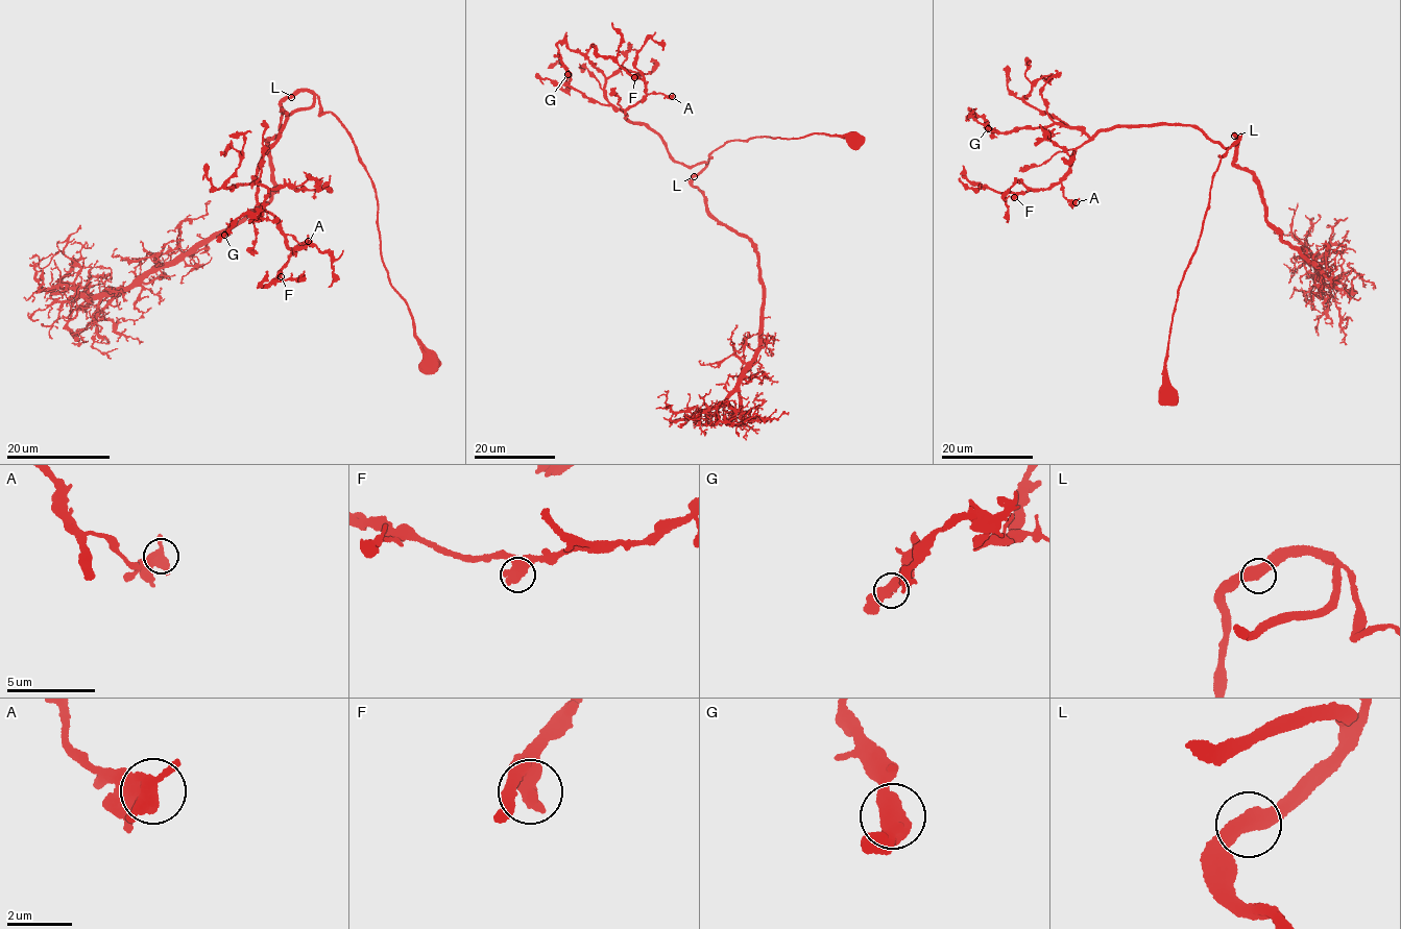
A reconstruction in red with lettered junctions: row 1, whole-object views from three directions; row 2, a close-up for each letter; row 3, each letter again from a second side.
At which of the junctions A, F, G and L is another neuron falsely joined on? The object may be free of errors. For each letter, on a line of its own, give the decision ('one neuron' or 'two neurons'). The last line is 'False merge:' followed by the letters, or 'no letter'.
A: one neuron
F: one neuron
G: one neuron
L: one neuron
False merge: no letter

